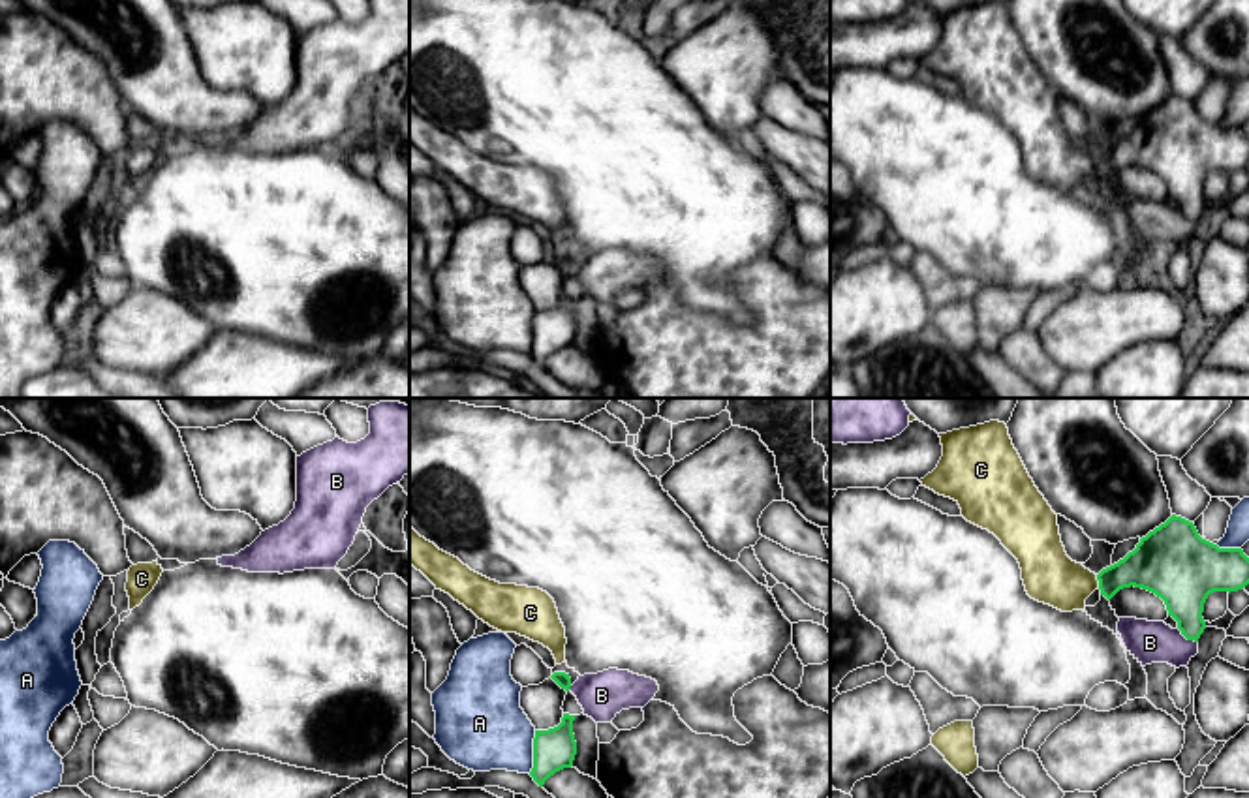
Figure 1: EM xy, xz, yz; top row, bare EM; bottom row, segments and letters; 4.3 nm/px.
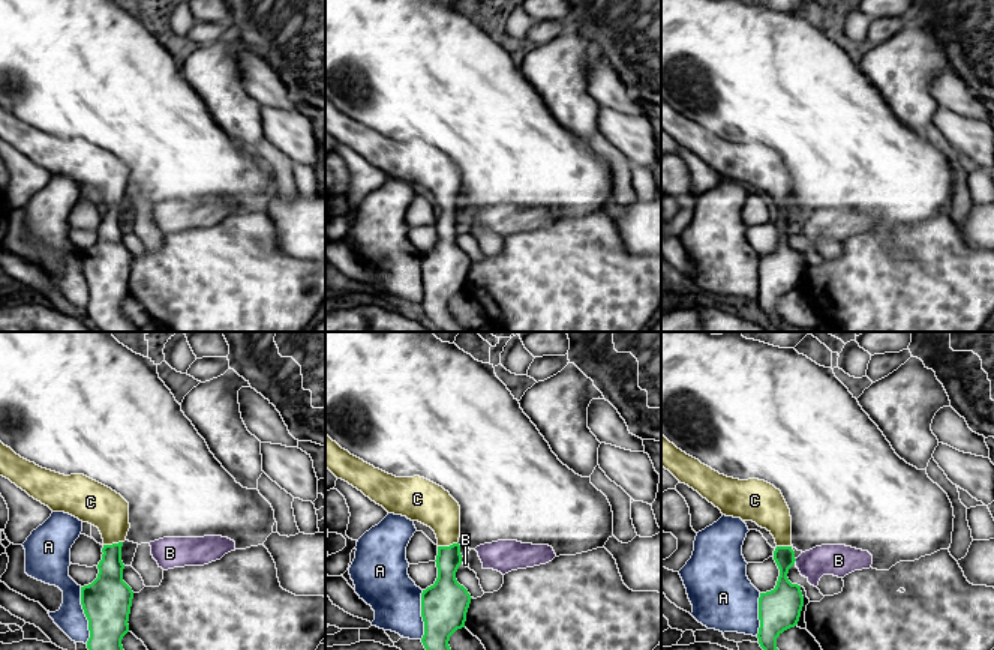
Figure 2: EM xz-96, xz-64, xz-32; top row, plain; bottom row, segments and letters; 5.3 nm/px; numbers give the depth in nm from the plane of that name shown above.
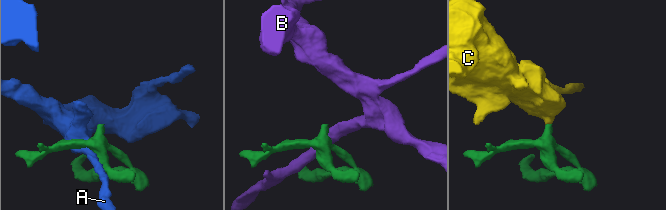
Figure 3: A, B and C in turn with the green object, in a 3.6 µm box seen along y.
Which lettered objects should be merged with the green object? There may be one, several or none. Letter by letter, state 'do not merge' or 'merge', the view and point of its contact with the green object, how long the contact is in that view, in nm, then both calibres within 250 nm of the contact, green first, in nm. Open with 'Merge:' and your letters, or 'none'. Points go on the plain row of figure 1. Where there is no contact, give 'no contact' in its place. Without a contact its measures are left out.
Merge: C
A: do not merge | xz (534, 331) | 190 nm | 180/380 nm
B: do not merge | yz (1187, 218) | 110 nm | 240/180 nm
C: merge | yz (1097, 158) | 60 nm | 220/240 nm

